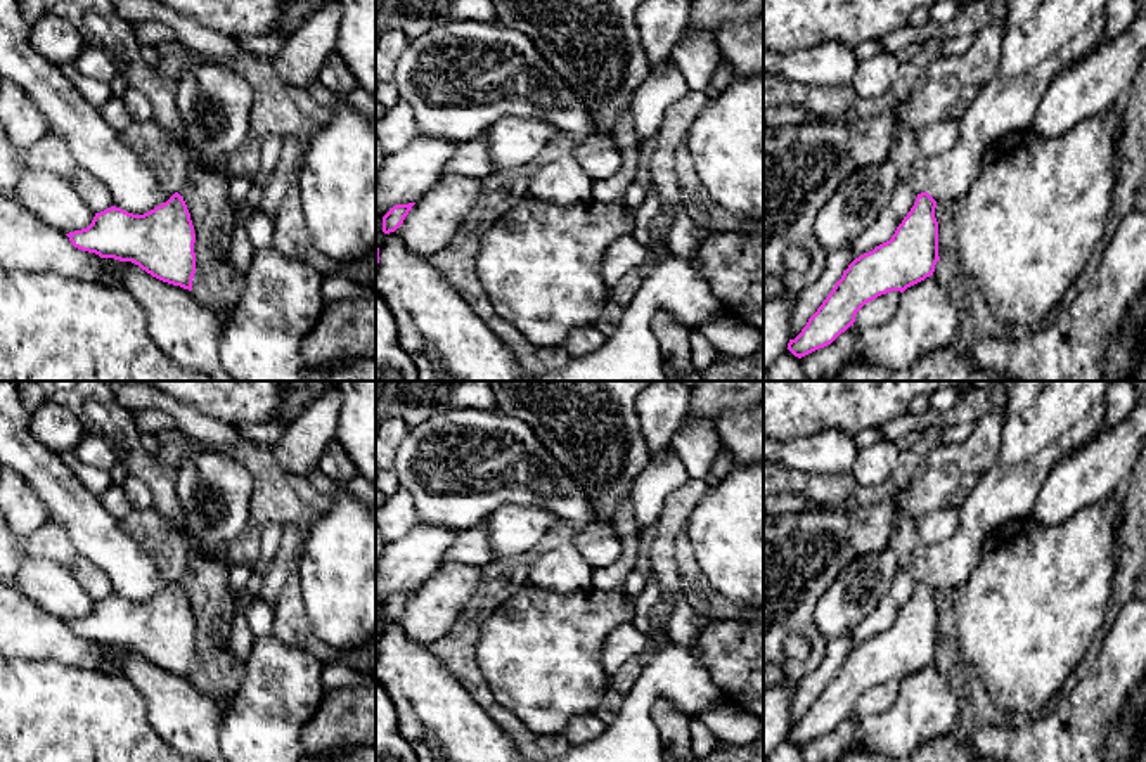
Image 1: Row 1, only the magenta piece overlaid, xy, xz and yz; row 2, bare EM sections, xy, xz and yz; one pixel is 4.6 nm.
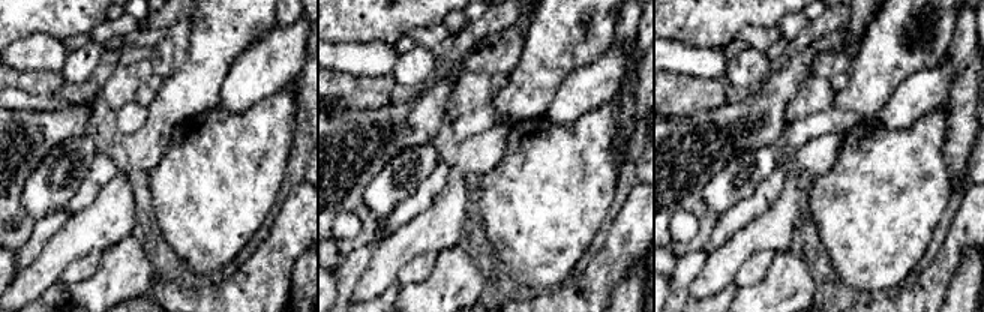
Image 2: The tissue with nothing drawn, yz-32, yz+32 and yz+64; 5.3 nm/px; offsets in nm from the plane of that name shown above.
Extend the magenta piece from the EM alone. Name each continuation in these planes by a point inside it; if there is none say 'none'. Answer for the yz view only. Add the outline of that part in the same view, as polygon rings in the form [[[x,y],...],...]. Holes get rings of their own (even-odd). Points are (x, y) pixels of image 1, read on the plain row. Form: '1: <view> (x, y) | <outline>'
1: yz (1044, 421) | [[[1002,381],[1008,391],[1001,452],[959,502],[959,526],[947,540],[924,549],[926,580],[935,589],[956,591],[980,563],[987,537],[997,528],[1027,520],[1042,483],[1063,459],[1096,438],[1106,424],[1106,397],[1113,381]]]

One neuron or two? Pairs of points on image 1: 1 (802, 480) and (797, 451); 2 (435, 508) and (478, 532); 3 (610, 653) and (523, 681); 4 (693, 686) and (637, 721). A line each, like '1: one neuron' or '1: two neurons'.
1: two neurons
2: two neurons
3: two neurons
4: one neuron

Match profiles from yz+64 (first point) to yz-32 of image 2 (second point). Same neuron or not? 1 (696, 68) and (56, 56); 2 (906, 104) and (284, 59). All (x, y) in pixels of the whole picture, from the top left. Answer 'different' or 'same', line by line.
1: same
2: same

